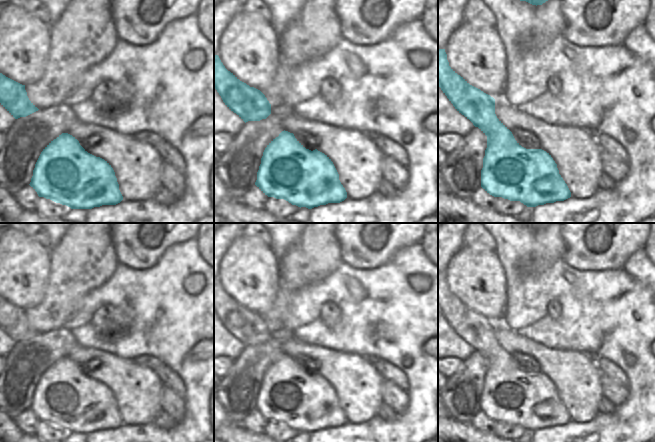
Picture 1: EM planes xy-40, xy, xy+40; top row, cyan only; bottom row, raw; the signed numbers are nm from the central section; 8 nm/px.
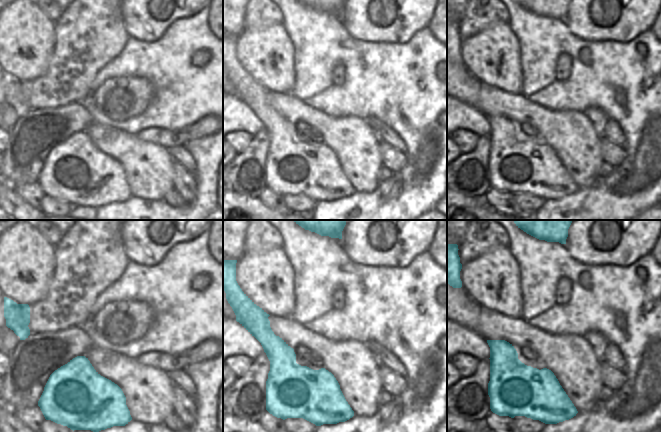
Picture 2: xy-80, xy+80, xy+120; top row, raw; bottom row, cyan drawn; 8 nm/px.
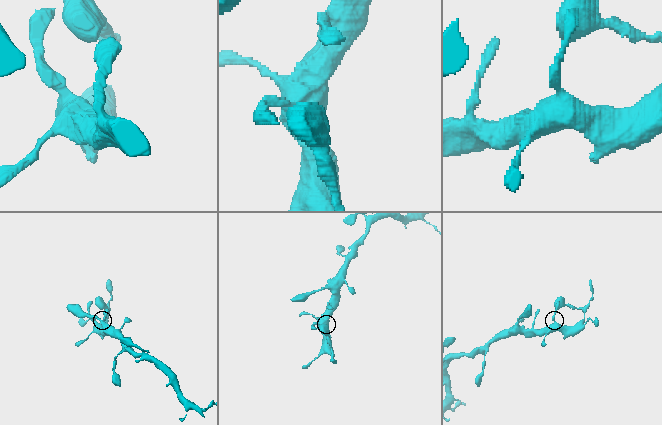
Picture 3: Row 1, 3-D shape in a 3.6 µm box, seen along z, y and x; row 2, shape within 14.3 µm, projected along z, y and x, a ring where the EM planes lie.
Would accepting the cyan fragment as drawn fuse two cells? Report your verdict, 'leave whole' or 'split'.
split

